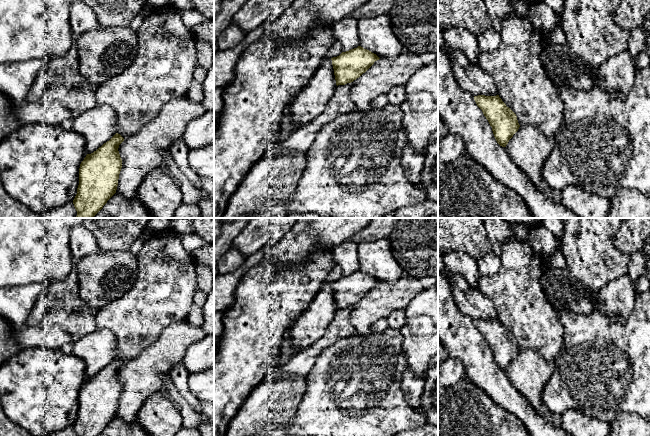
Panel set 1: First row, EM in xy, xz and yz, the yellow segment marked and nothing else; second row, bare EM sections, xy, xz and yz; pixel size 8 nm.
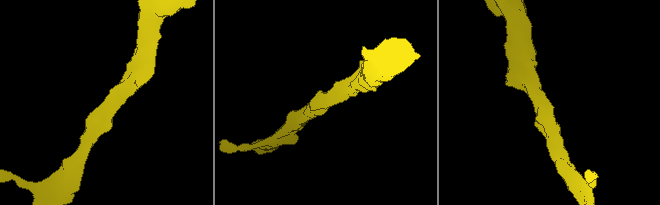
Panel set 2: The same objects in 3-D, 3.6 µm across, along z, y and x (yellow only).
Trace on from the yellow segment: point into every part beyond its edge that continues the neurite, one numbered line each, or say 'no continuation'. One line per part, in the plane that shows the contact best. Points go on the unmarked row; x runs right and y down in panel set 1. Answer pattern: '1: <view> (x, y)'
no continuation

